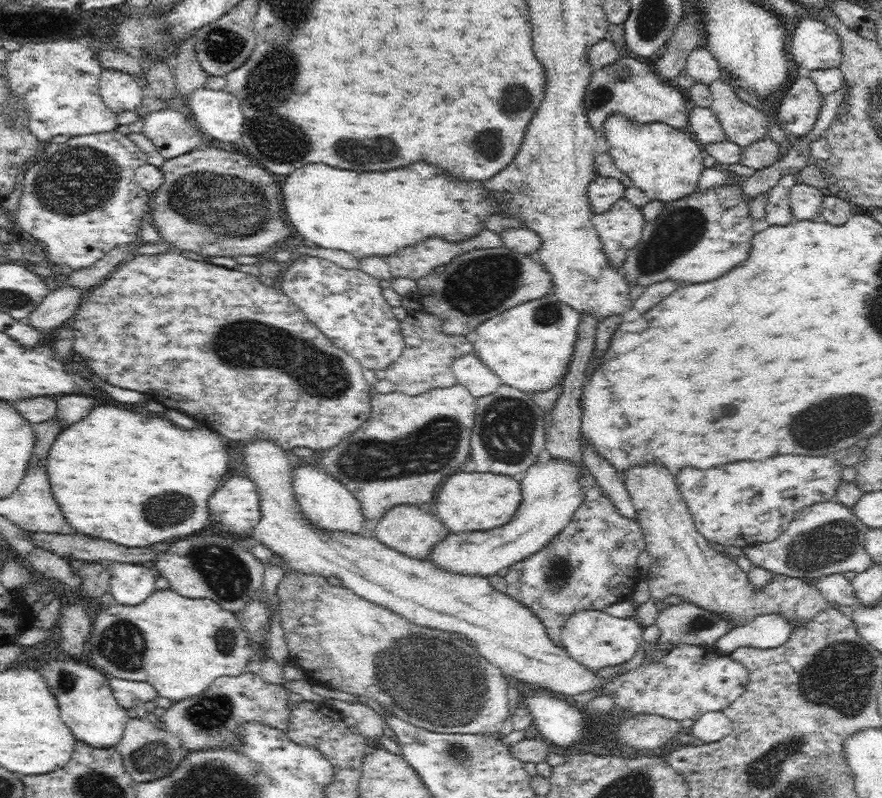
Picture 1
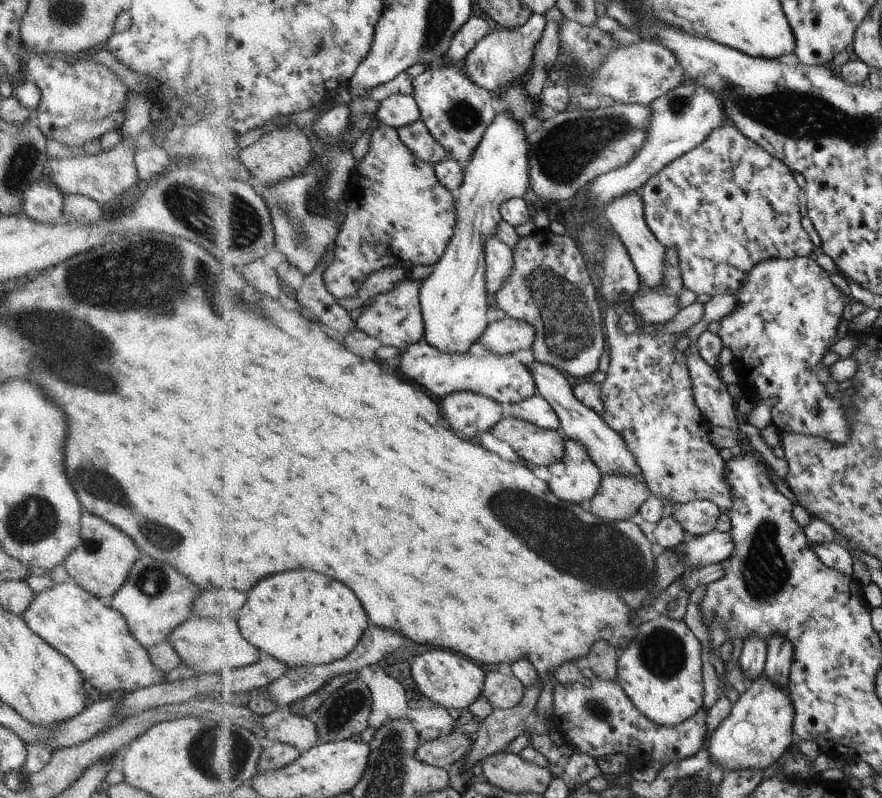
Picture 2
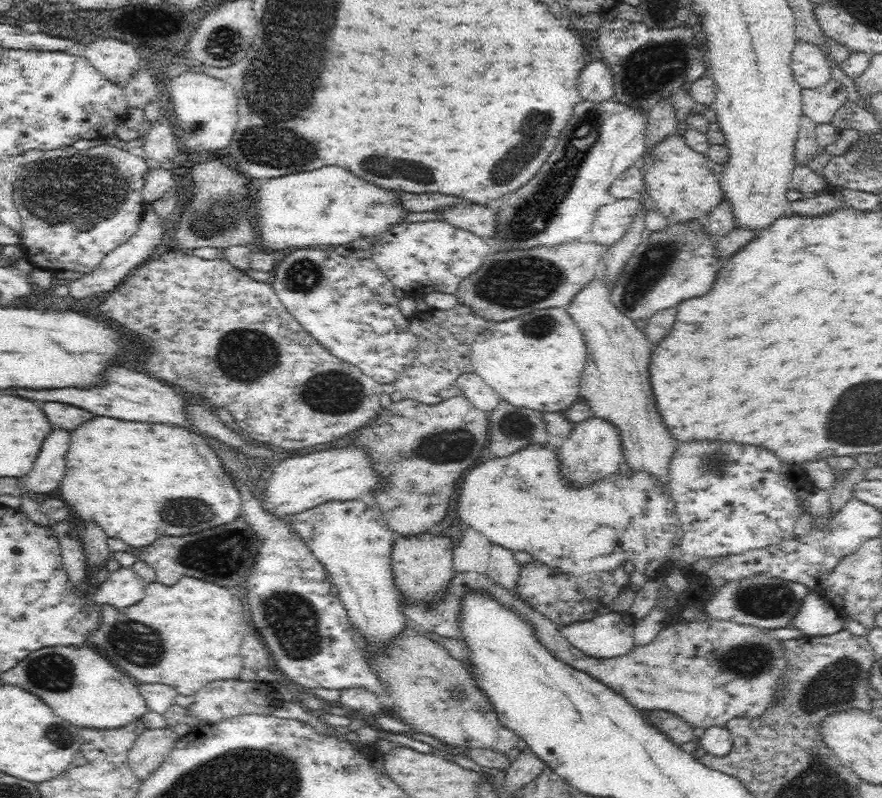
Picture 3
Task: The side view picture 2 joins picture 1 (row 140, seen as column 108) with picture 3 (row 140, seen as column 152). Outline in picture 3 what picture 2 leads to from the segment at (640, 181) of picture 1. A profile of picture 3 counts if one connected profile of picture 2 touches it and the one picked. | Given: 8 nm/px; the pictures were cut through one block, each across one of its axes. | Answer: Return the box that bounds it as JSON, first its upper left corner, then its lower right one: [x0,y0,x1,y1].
[637,134,724,223]

